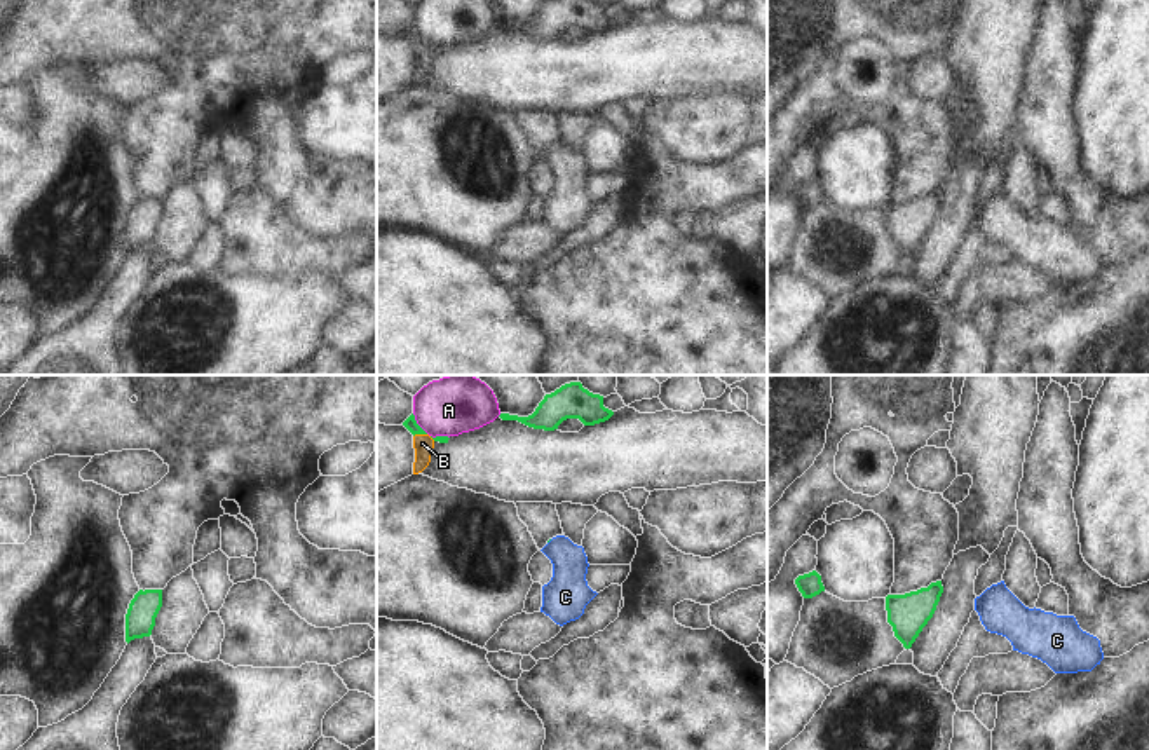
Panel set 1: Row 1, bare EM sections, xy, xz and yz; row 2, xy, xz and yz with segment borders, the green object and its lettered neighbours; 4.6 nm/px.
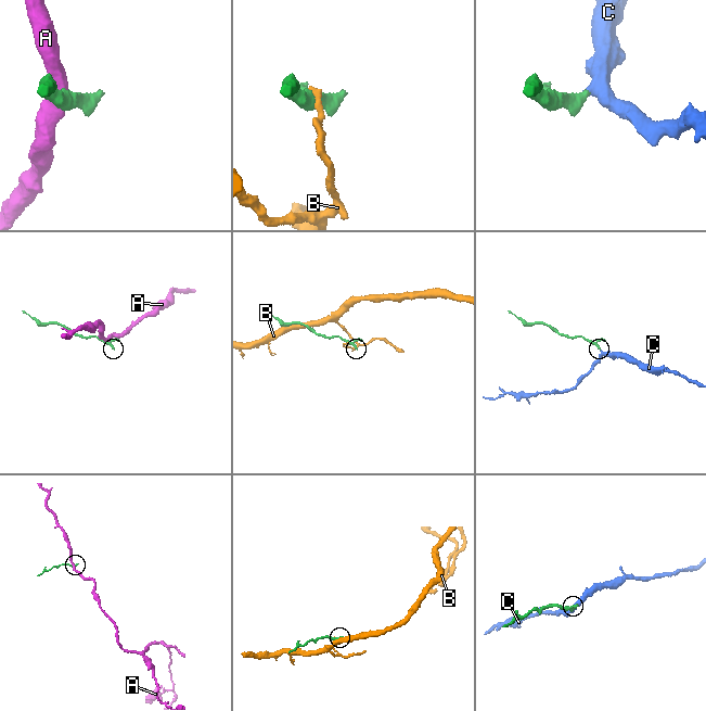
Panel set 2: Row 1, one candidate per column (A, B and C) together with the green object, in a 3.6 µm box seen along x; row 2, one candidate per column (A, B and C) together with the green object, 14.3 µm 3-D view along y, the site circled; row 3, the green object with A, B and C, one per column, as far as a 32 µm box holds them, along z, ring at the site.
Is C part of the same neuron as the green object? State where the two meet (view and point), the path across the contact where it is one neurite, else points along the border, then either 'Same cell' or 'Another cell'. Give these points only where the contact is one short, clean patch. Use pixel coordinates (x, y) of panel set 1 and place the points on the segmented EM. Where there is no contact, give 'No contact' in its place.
No contact. Same cell.

